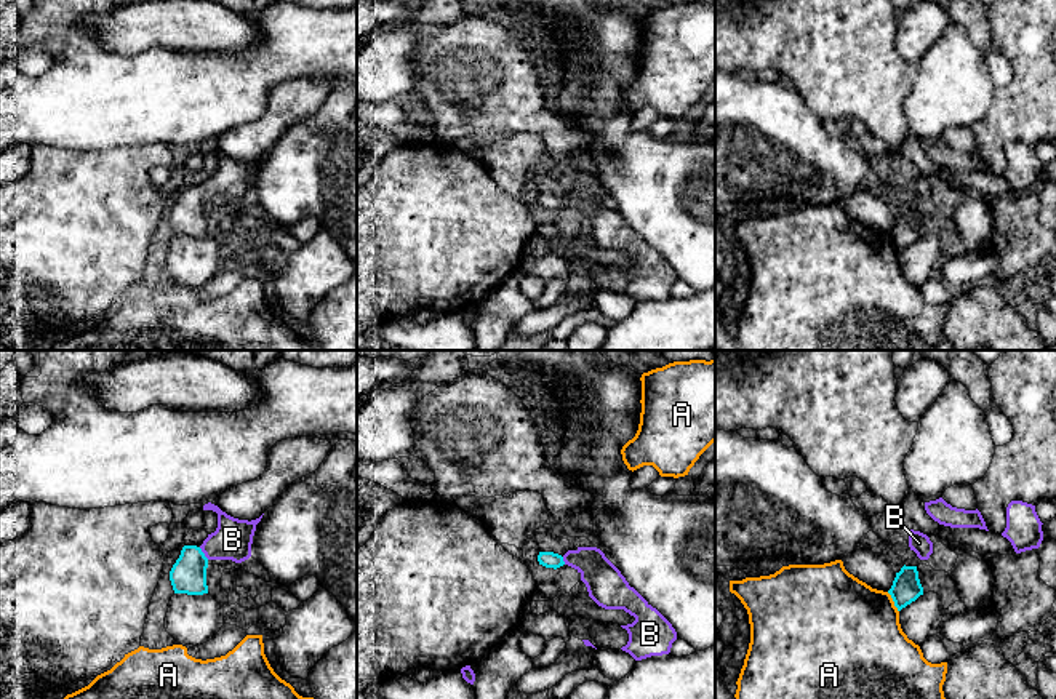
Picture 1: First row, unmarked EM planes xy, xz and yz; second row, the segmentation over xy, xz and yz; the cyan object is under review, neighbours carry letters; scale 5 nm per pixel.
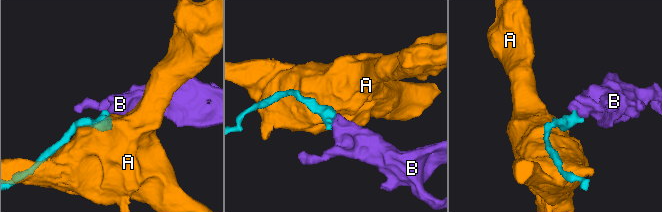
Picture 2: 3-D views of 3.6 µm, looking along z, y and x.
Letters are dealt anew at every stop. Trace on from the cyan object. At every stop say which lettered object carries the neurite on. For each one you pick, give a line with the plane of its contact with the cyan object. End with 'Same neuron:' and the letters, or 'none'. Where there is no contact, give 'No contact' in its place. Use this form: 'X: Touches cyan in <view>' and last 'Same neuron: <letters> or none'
B: Touches cyan in xy
Same neuron: B

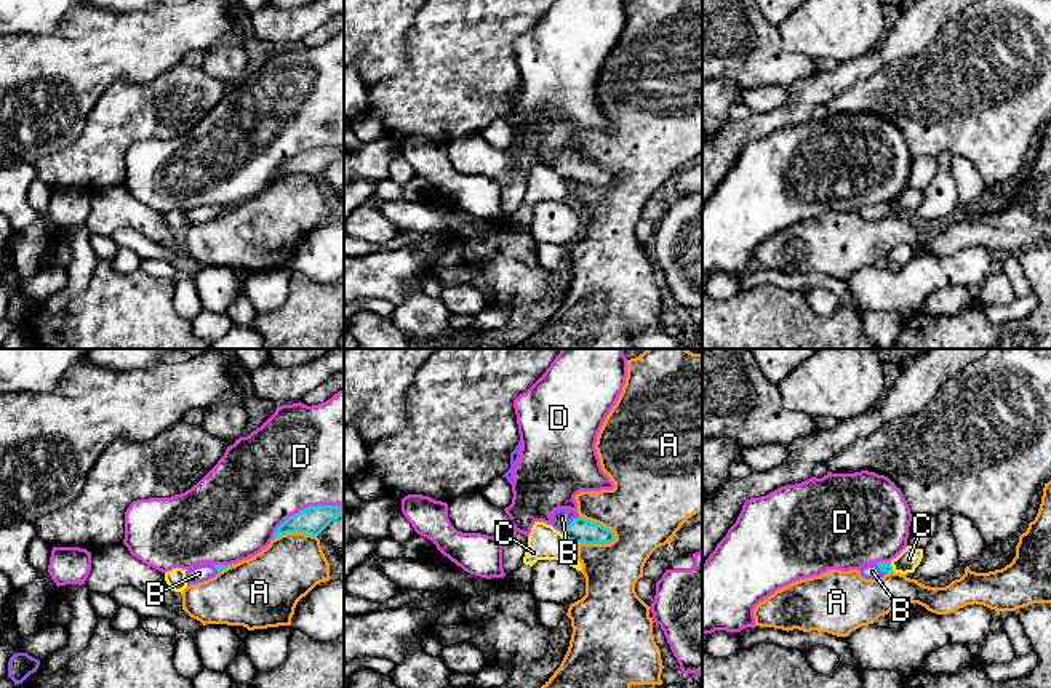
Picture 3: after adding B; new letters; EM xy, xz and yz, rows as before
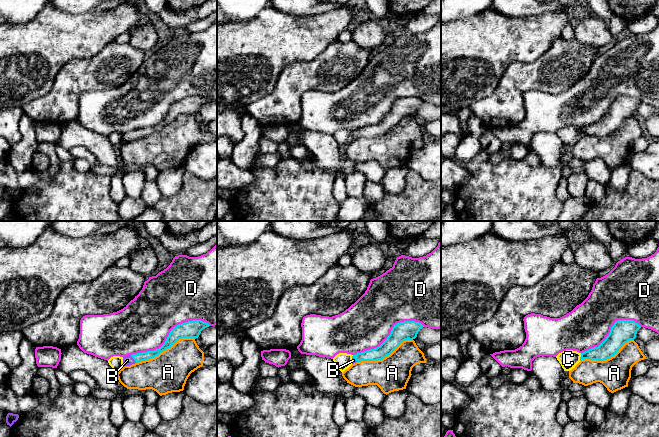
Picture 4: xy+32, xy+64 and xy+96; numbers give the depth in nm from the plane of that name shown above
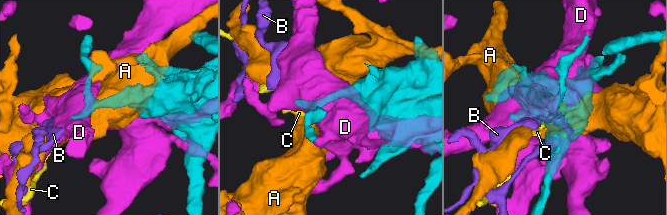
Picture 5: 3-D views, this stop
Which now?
B: Touches cyan in xz
Same neuron: B

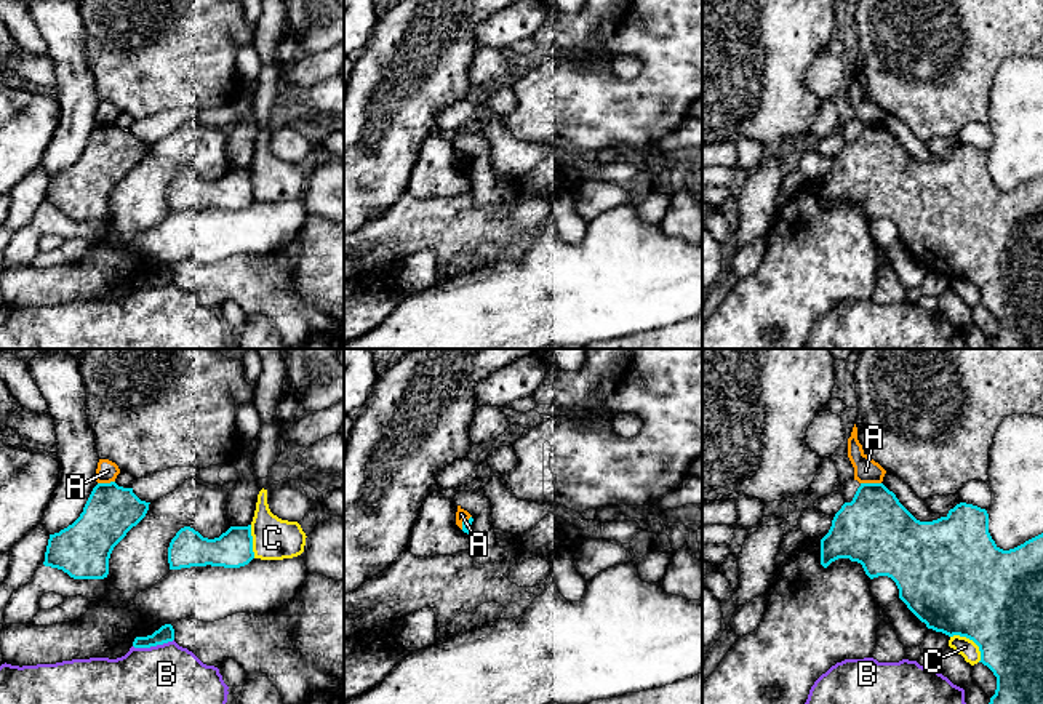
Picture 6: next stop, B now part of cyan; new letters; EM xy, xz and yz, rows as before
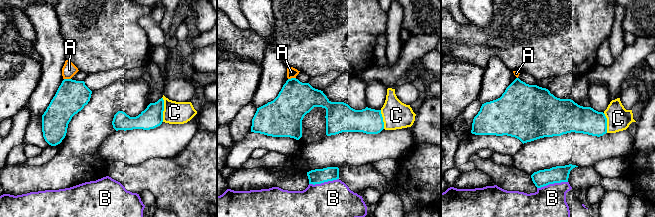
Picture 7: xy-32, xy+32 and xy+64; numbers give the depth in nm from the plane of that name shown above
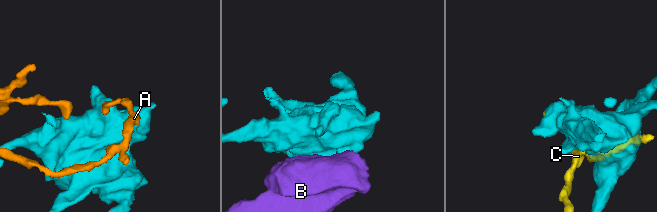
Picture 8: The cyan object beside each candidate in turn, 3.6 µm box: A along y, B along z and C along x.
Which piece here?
Same neuron: none

